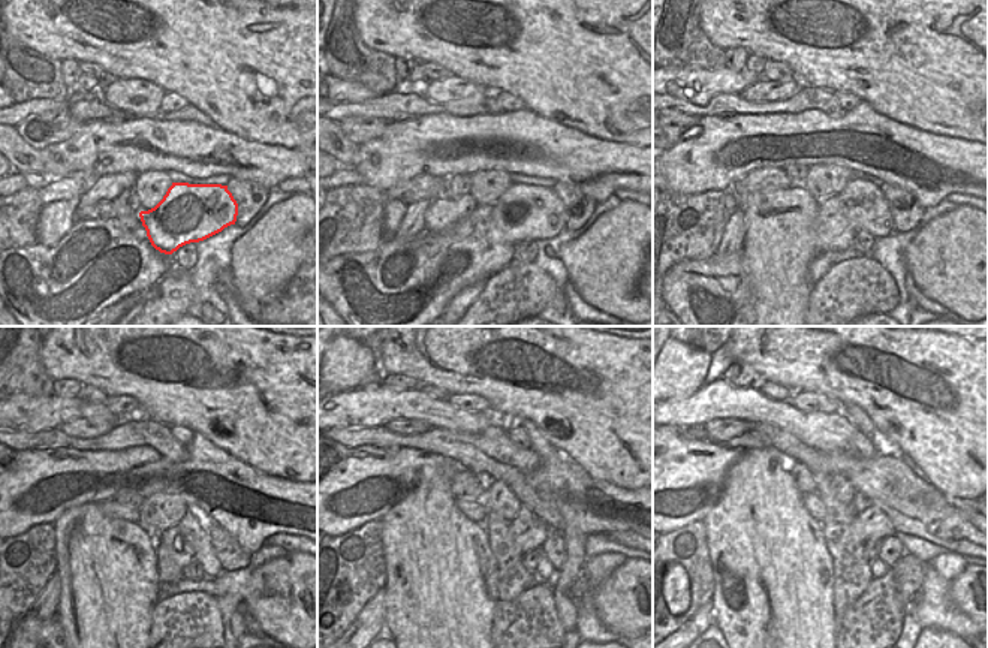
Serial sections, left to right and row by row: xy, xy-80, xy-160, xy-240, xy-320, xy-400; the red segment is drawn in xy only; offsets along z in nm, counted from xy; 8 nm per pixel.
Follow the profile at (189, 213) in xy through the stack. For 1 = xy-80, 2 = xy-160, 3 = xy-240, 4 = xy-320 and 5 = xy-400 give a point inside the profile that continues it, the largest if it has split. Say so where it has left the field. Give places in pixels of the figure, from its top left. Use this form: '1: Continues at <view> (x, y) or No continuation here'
1: Continues at xy-80 (523, 213)
2: Continues at xy-160 (865, 207)
3: Continues at xy-240 (199, 538)
4: Continues at xy-320 (545, 572)
5: Continues at xy-400 (877, 567)

